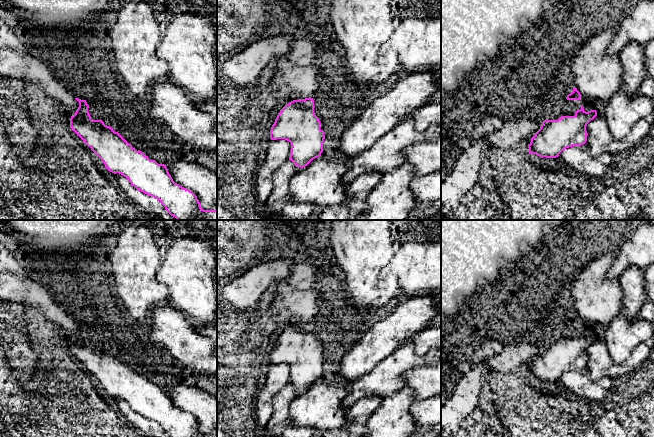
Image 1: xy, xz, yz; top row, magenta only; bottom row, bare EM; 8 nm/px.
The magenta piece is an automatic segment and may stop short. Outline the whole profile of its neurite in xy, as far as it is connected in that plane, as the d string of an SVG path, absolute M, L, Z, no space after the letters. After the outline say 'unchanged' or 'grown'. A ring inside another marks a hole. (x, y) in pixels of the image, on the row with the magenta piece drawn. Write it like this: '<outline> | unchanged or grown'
M75 99L79 102L79 107L70 118L70 128L103 161L108 171L123 175L137 190L159 200L166 211L177 220L217 220L217 210L202 209L197 196L175 183L164 164L158 164L145 156L142 151L137 151L102 120L92 120L86 100Z | unchanged

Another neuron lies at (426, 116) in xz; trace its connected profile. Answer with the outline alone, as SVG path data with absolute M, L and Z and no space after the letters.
M441 87L431 102L415 108L407 119L414 121L414 127L419 132L426 132L434 125L441 124Z

